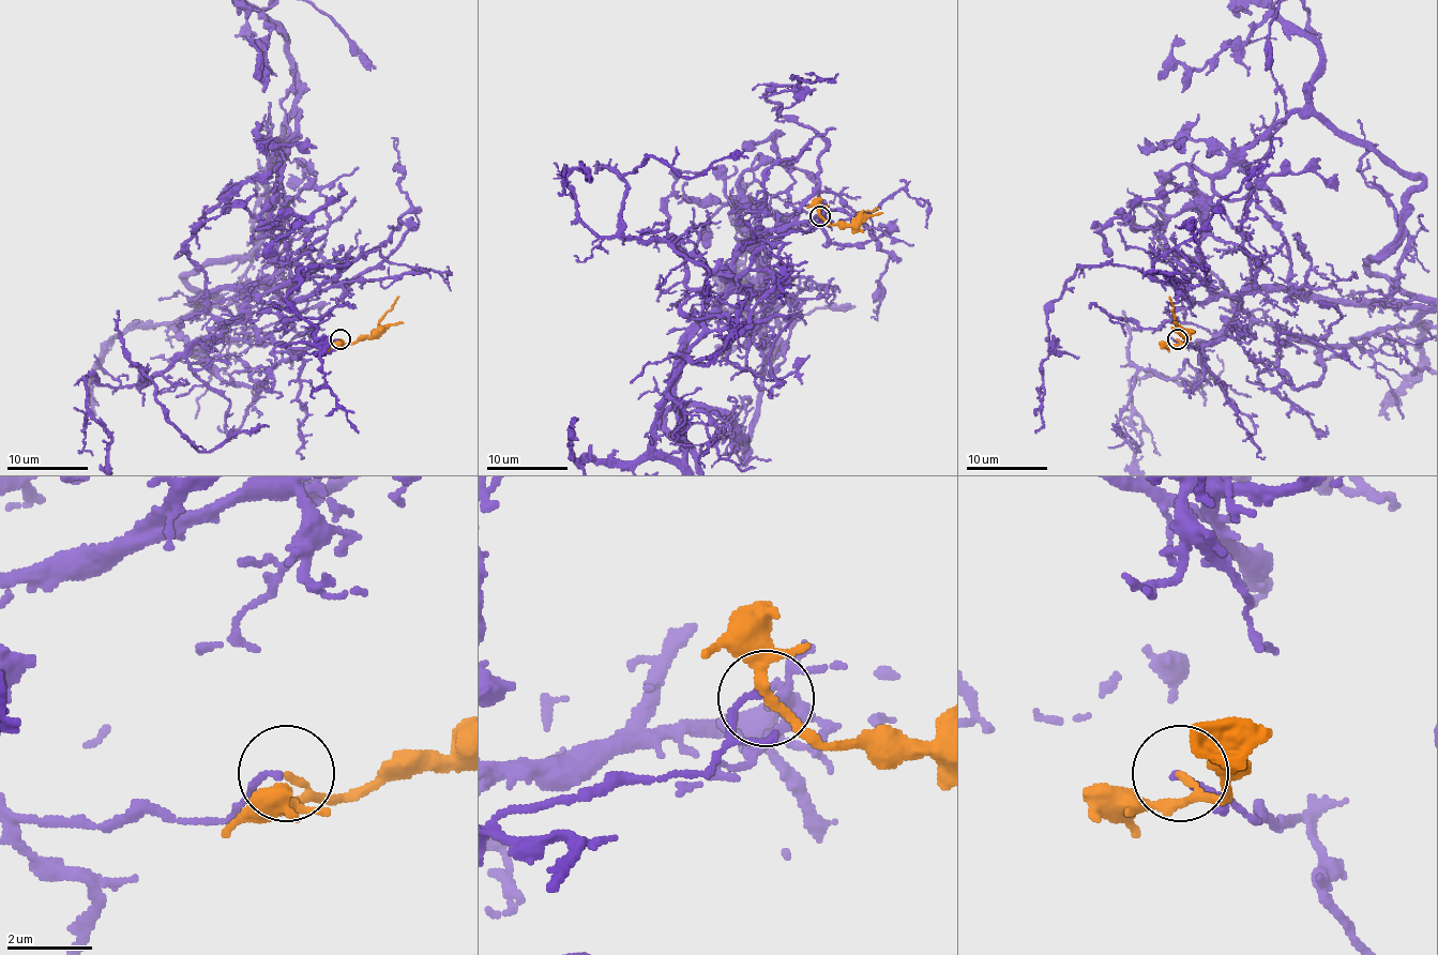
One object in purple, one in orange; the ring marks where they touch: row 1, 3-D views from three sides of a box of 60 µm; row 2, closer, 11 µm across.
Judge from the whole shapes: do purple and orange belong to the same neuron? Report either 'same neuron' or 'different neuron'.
same neuron

